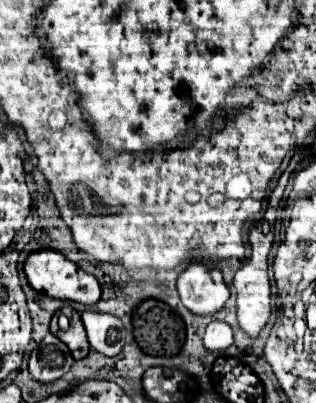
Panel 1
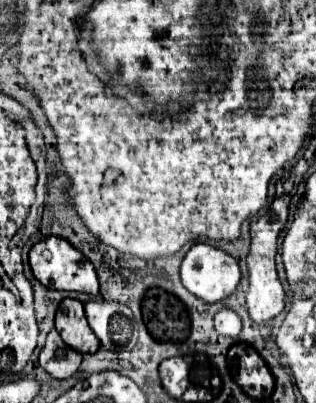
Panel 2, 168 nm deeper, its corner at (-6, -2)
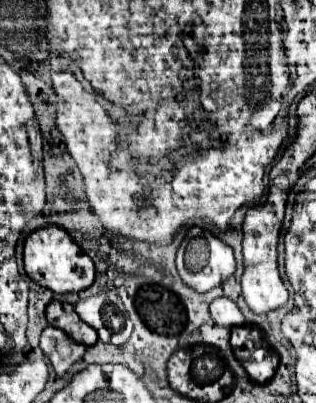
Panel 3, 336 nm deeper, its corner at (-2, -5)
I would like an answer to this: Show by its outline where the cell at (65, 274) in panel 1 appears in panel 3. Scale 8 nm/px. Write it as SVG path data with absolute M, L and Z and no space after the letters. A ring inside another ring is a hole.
M50 225L36 229L28 235L24 243L24 269L30 279L54 293L78 293L94 283L94 263L92 259L64 233L64 229ZM78 269L84 269L78 273Z

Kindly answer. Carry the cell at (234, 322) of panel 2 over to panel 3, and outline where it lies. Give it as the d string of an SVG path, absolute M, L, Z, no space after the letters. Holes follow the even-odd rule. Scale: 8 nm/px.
M226 297L216 299L216 301L210 303L210 315L212 315L212 319L214 319L216 325L226 327L226 329L244 325L244 317L242 317L238 305L234 301L226 299Z

